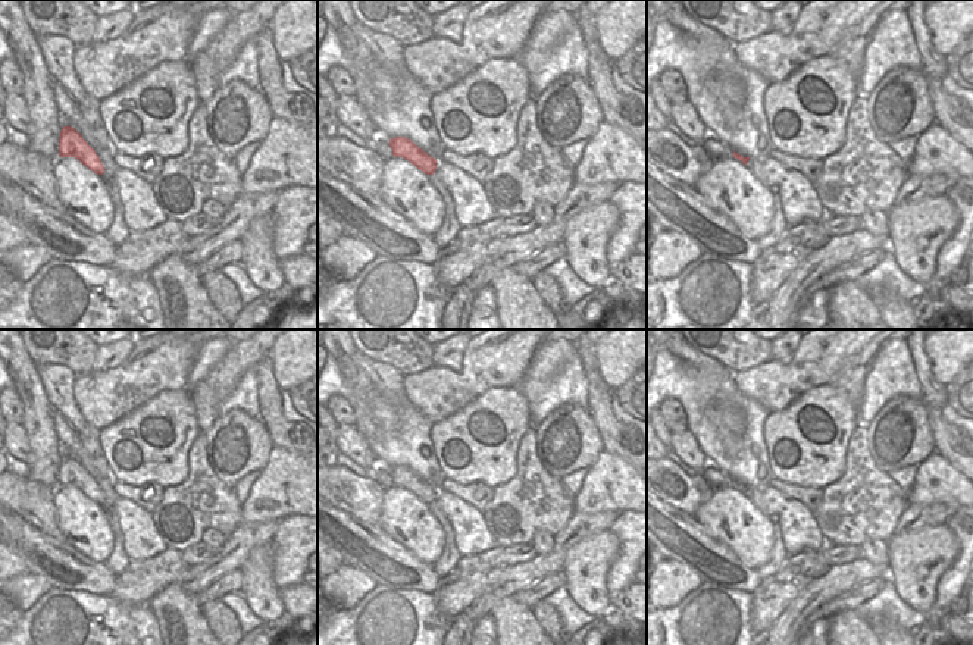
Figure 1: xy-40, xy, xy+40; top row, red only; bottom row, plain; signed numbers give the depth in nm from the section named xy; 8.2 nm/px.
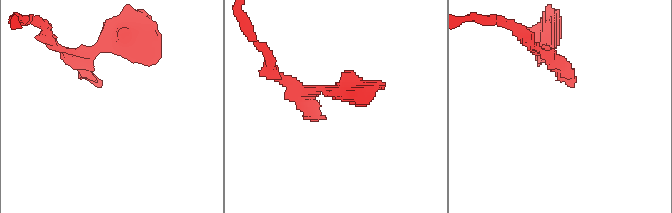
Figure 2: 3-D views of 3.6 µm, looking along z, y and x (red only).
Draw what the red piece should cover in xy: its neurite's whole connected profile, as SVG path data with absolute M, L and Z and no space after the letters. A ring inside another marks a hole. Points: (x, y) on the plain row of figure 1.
M394 466L389 469L392 485L403 486L414 494L419 500L428 504L435 519L441 523L445 535L445 545L438 561L434 564L434 570L438 577L447 576L457 564L460 554L454 545L454 532L445 513L442 511L439 501L437 500L437 488L431 486L422 478L419 478L412 469L406 466Z

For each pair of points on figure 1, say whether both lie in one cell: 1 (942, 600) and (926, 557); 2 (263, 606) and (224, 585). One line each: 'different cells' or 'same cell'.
1: different cells
2: different cells

